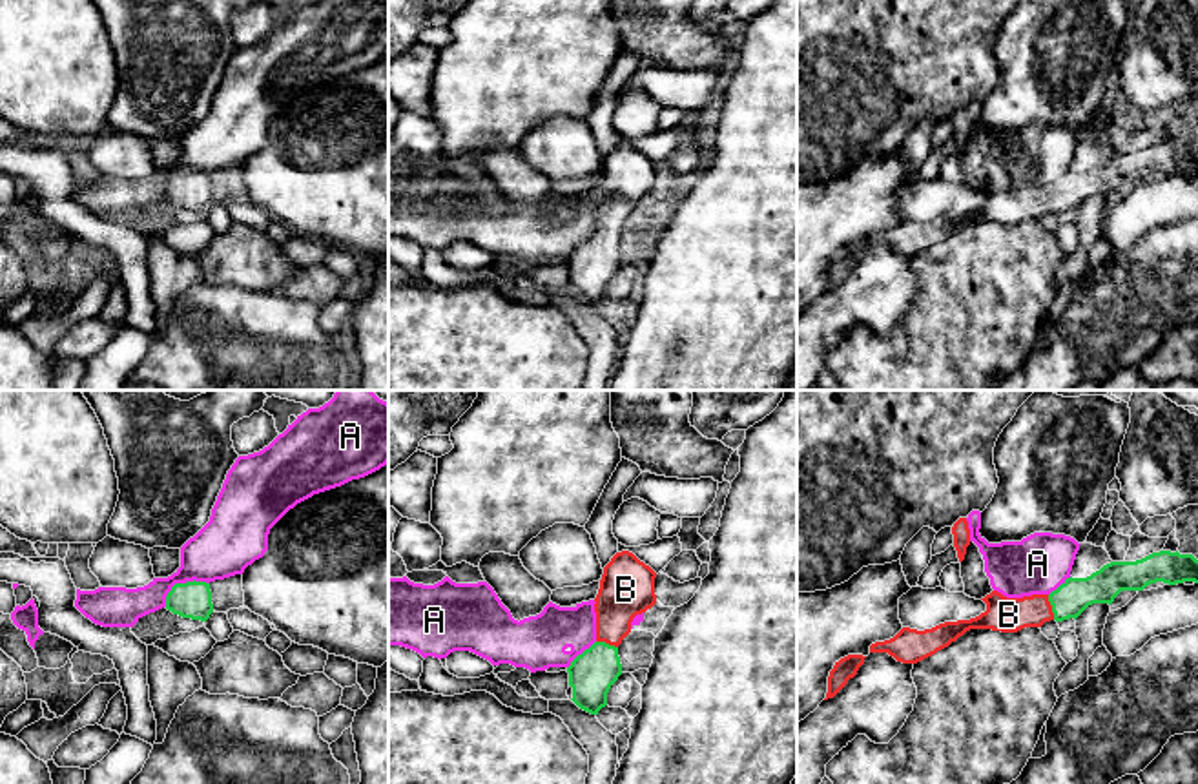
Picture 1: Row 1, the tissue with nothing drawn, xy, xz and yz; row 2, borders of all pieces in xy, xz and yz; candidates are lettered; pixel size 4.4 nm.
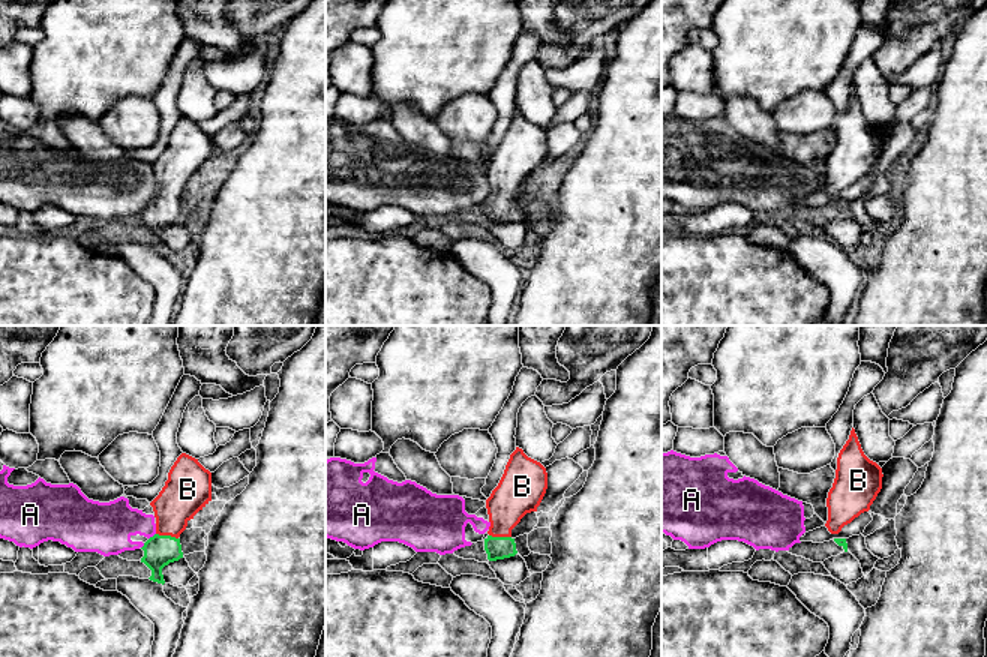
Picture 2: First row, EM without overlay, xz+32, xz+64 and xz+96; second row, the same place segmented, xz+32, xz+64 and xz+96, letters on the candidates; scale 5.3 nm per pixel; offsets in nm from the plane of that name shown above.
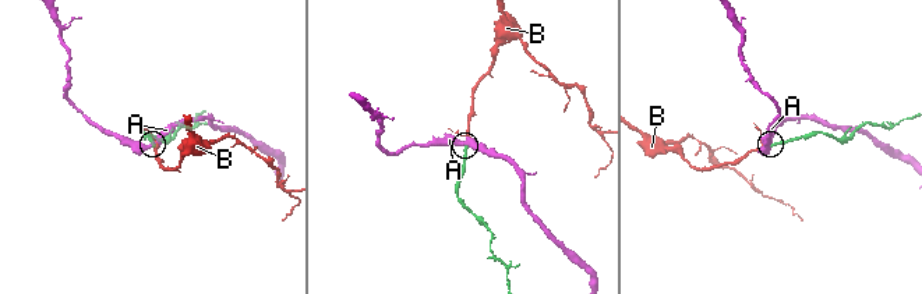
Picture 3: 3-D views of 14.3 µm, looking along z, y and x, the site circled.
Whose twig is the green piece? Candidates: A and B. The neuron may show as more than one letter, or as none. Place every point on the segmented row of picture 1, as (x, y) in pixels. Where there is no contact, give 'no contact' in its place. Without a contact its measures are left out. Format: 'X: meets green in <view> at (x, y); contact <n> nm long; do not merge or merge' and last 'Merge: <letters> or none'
A: meets green in xy at (181, 584); contact 220 nm long; do not merge
B: meets green in yz at (1053, 608); contact 120 nm long; merge
Merge: B

